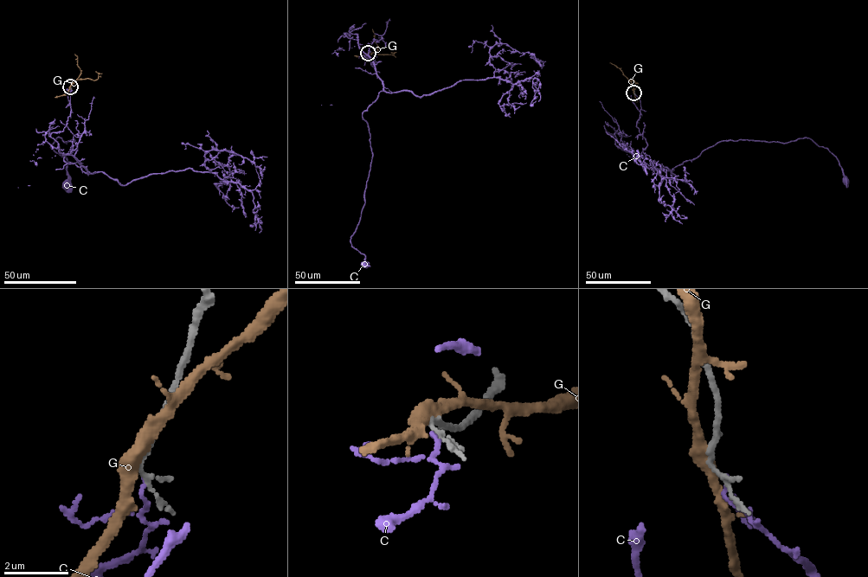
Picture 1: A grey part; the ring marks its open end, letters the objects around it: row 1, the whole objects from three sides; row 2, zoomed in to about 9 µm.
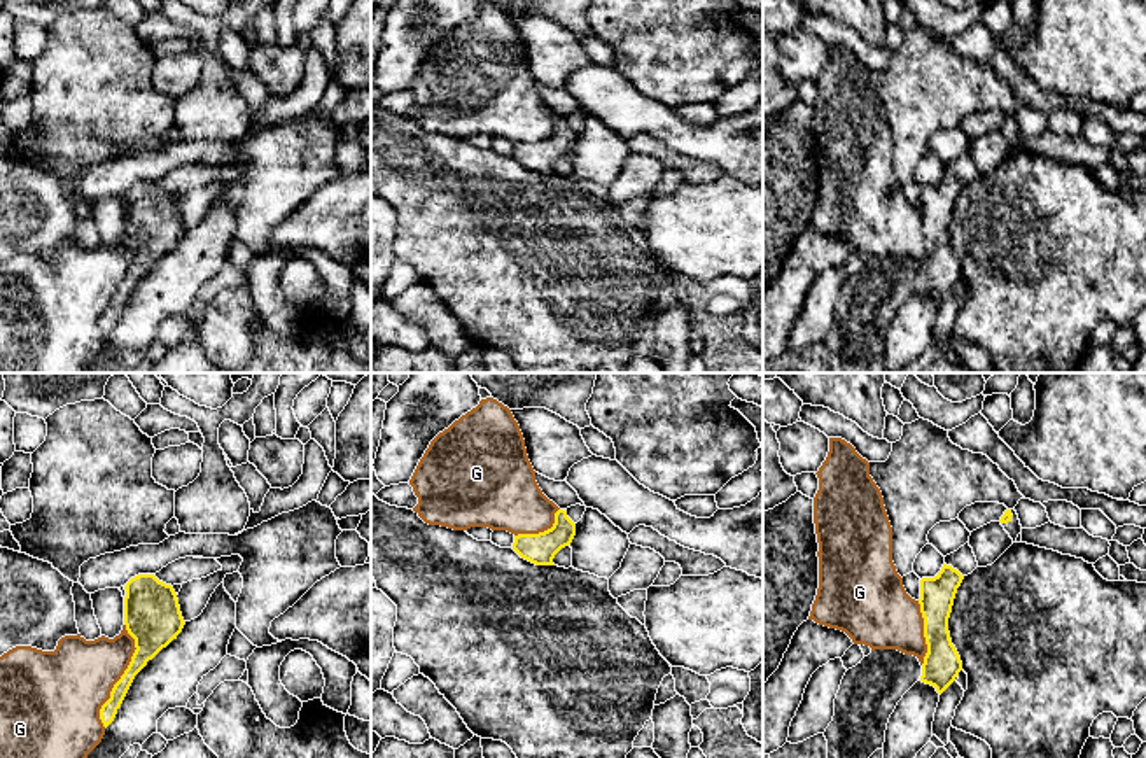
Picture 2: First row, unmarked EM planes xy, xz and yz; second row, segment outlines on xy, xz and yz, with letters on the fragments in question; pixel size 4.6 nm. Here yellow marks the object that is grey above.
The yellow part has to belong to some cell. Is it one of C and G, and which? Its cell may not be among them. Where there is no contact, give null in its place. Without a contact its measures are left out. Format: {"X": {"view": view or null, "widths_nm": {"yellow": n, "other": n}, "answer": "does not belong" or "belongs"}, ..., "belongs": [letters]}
{"C": {"view": null, "answer": "does not belong"}, "G": {"view": "xy", "widths_nm": {"yellow": 180, "other": 360}, "answer": "does not belong"}, "belongs": []}

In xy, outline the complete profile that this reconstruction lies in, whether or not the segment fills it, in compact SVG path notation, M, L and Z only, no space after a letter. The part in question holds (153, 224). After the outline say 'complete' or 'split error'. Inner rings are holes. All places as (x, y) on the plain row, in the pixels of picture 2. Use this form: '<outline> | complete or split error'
M154 182L131 186L124 205L124 233L135 247L135 261L121 287L114 292L110 306L100 317L107 336L121 315L135 284L182 240L185 229L171 193Z | complete

